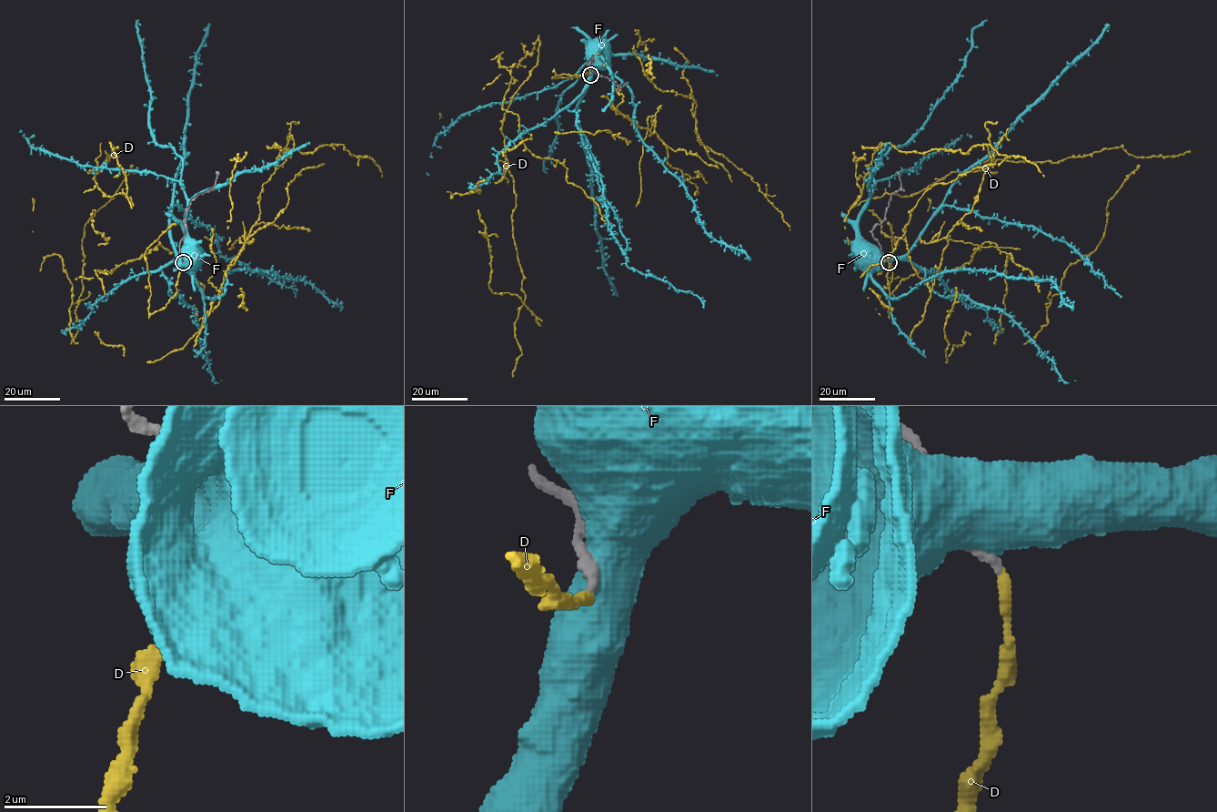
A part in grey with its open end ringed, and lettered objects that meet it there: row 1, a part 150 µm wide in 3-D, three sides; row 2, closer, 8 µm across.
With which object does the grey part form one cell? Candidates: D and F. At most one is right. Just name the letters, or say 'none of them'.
D

